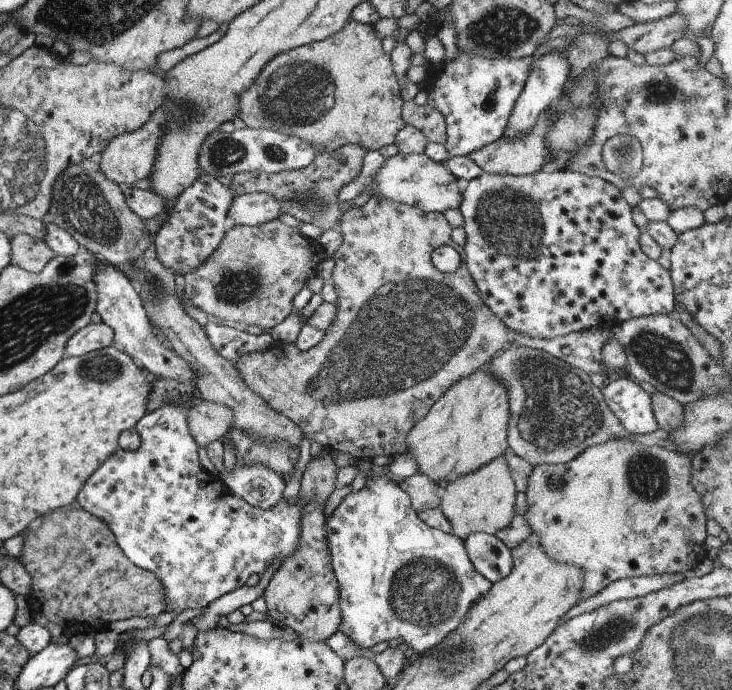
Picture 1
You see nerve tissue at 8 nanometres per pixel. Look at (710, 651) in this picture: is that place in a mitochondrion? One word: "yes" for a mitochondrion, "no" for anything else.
yes

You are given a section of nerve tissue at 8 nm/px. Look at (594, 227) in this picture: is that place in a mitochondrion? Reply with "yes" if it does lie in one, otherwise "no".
no

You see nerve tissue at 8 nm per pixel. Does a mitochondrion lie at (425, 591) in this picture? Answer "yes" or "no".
yes

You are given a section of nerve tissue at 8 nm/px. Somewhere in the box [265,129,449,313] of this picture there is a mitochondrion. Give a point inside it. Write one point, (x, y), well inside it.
(301, 199)

